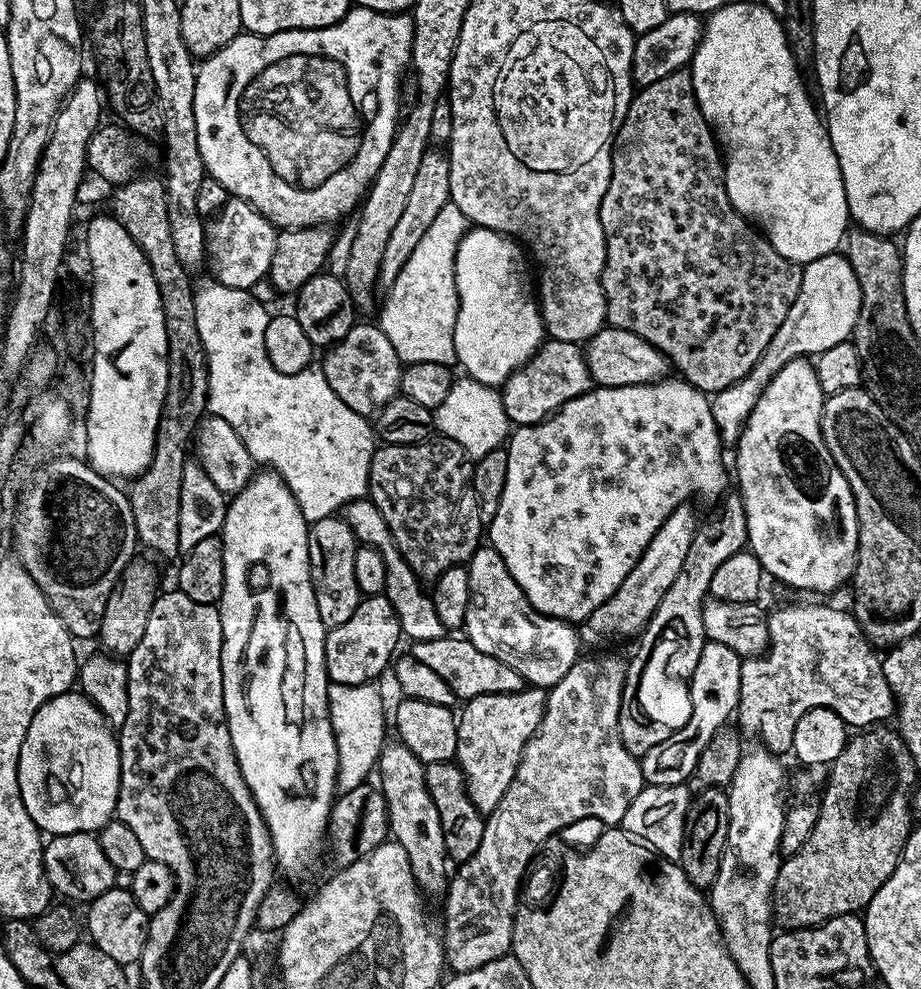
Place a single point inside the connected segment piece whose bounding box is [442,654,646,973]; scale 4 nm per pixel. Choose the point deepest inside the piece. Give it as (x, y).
(575, 767)

